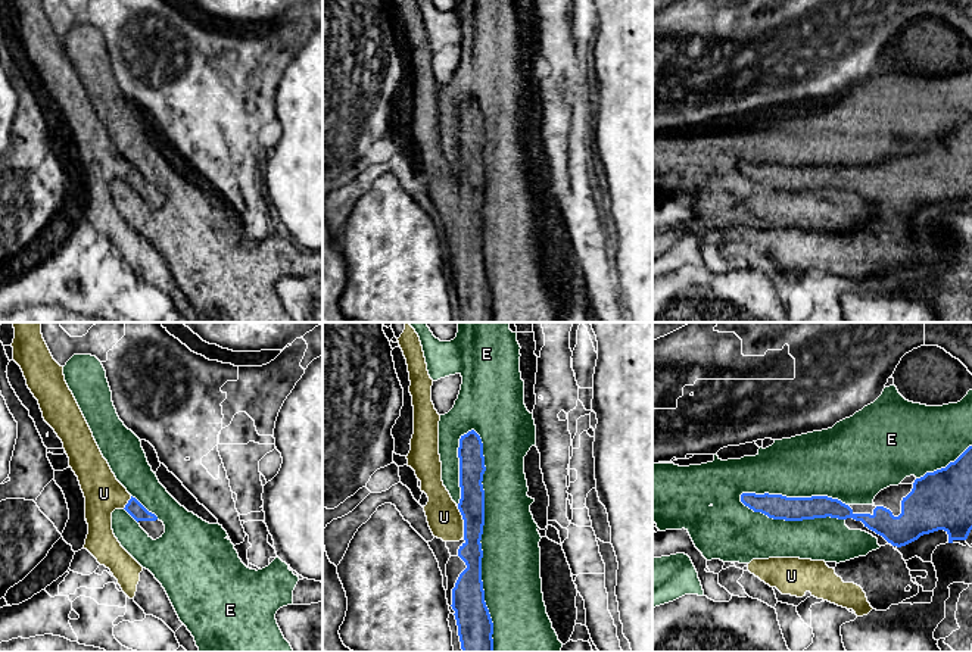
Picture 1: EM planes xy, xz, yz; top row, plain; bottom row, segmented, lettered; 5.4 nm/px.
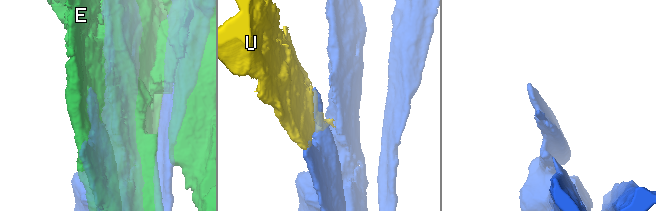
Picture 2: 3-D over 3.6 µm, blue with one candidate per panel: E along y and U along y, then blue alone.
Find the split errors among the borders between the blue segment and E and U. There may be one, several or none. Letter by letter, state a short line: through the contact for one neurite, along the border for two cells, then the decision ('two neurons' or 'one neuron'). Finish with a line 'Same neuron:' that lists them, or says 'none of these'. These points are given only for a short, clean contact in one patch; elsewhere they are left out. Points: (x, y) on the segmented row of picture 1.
E: two neurons
U: one neuron
Same neuron: U

